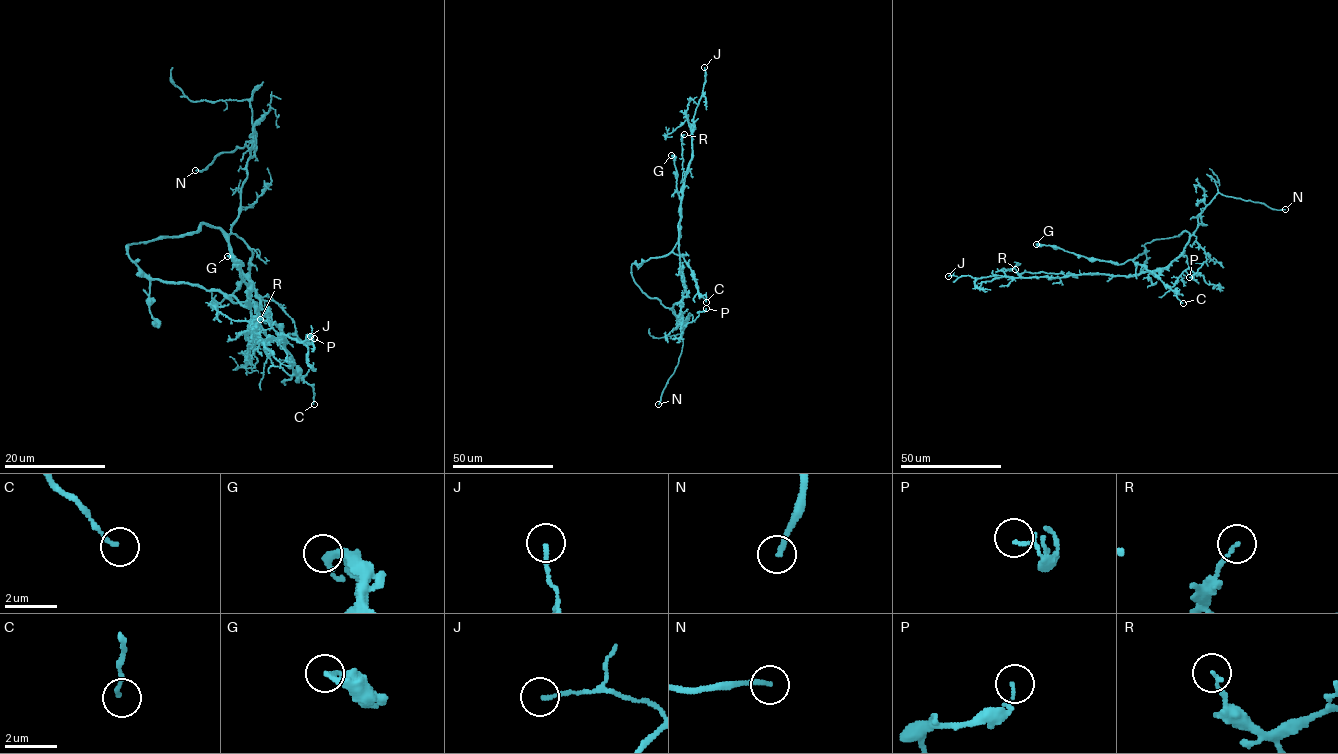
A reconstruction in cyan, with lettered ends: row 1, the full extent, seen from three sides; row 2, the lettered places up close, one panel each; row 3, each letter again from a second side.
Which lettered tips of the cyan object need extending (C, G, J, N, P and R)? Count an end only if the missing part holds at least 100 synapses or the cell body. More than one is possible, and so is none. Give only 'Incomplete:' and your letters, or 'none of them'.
Incomplete: N

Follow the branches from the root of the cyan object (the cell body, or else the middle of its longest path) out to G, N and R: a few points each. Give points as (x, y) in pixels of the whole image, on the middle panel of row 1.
G: (681, 300), (669, 308), (649, 297), (631, 268), (667, 255), (678, 240), (680, 199), (671, 155)
N: (681, 300), (672, 310), (682, 328), (682, 351), (658, 404)
R: (681, 300), (684, 287), (678, 222), (682, 190), (681, 139), (684, 134)

